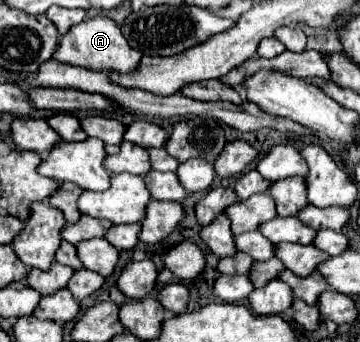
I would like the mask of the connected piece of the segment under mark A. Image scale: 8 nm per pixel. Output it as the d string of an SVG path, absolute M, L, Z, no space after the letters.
M95 16L91 20L85 20L81 24L73 26L71 32L61 36L61 44L59 44L57 52L53 54L53 58L63 64L81 66L81 68L105 72L105 74L133 74L141 64L141 56L143 56L141 52L133 50L127 44L127 40L121 34L121 30L117 28L117 24L107 16Z

